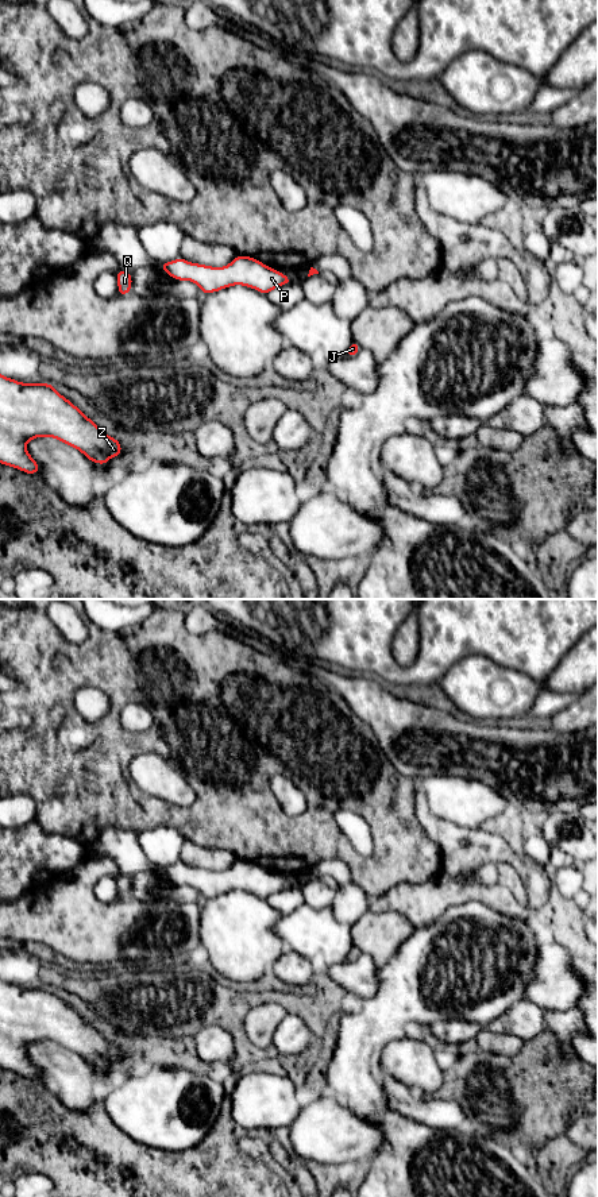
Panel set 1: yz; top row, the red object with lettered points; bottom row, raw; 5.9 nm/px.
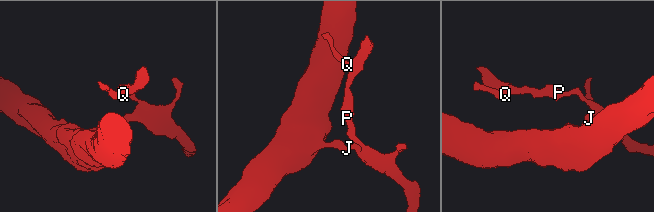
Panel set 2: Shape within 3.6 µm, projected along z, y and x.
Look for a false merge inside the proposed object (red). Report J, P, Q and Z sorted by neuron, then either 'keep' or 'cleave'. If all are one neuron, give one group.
J P Q Z; keep

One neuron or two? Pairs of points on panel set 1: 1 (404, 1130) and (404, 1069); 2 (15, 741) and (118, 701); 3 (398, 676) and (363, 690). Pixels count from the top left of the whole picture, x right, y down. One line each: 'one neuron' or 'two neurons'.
1: two neurons
2: one neuron
3: two neurons

